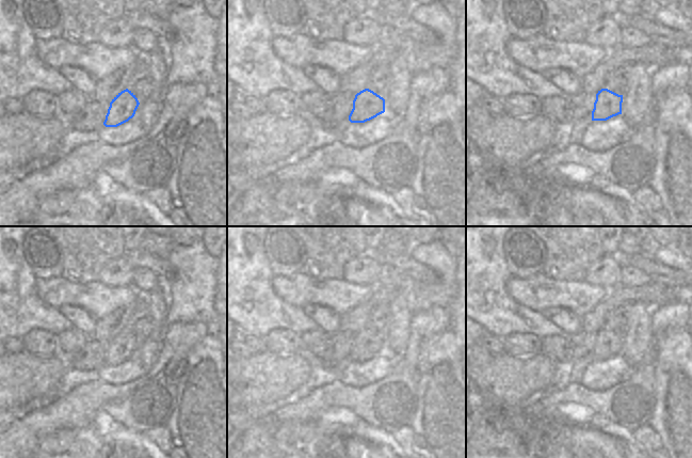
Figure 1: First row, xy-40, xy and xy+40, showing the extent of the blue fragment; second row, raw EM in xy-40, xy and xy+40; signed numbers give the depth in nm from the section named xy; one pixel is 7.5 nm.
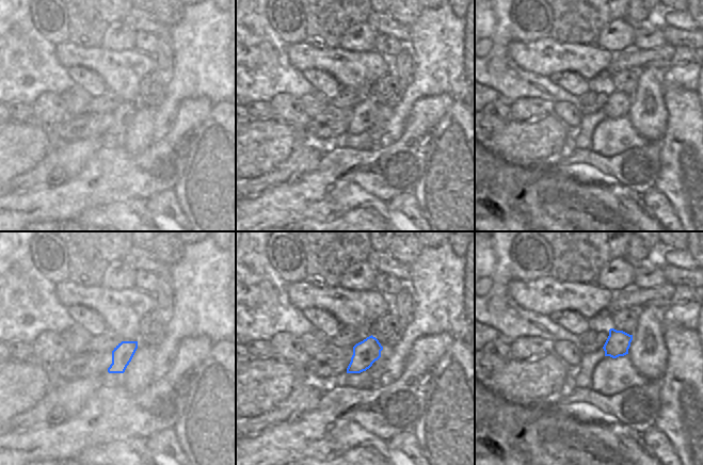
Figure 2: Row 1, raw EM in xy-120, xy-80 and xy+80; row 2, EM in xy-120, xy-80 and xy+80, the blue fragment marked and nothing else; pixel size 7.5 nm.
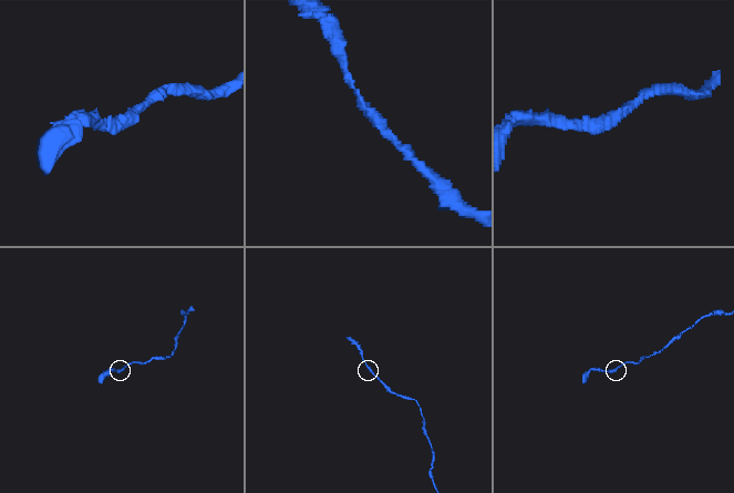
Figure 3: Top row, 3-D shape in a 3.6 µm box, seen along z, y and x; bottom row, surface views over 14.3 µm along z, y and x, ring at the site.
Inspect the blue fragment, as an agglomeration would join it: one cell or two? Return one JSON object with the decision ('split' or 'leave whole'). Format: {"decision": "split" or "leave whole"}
{"decision": "leave whole"}

